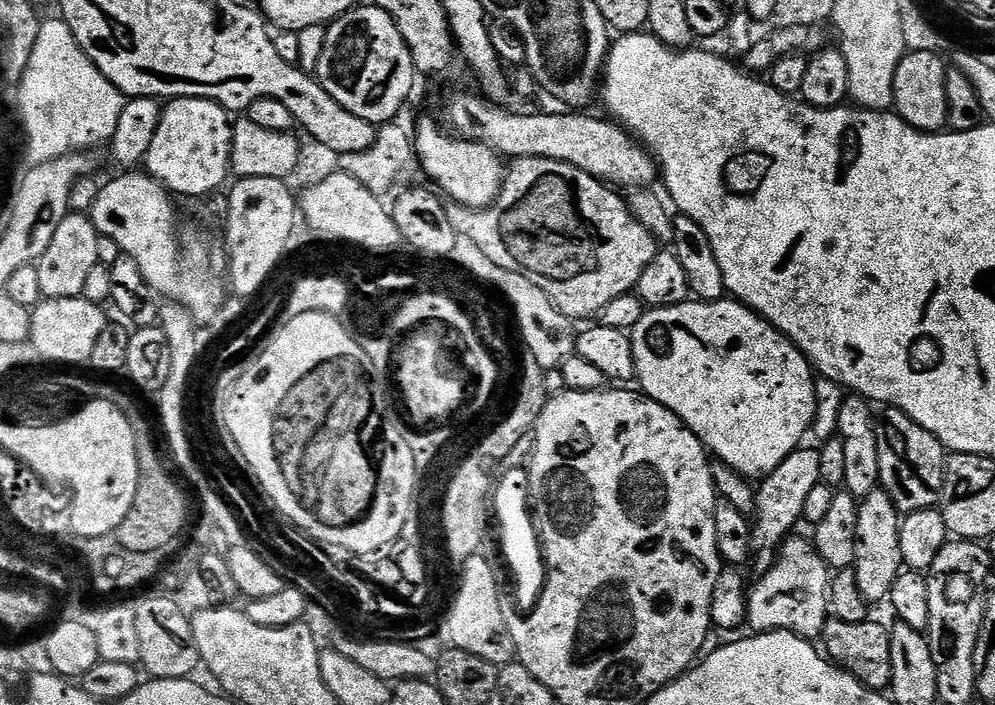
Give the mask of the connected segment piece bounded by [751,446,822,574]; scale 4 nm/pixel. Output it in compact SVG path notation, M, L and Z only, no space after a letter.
M801 446L789 454L786 462L770 475L763 477L756 488L756 515L752 525L752 554L757 573L769 572L780 551L780 545L793 535L796 523L801 523L806 497L814 486L821 484L822 462L819 451L814 447Z

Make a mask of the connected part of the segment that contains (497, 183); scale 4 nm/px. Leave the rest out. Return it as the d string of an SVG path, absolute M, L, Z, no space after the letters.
M420 120L416 124L416 130L414 128L414 156L418 164L420 160L421 170L437 184L435 187L451 203L471 209L487 208L496 201L496 196L504 186L505 161L489 144L457 138L433 120Z

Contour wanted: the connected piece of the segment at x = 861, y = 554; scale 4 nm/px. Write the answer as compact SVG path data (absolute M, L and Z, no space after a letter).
M883 490L871 492L860 500L858 510L858 538L856 539L856 577L858 590L870 602L887 601L892 594L892 587L904 568L902 546L900 545L900 521L902 514L894 506L890 494Z

